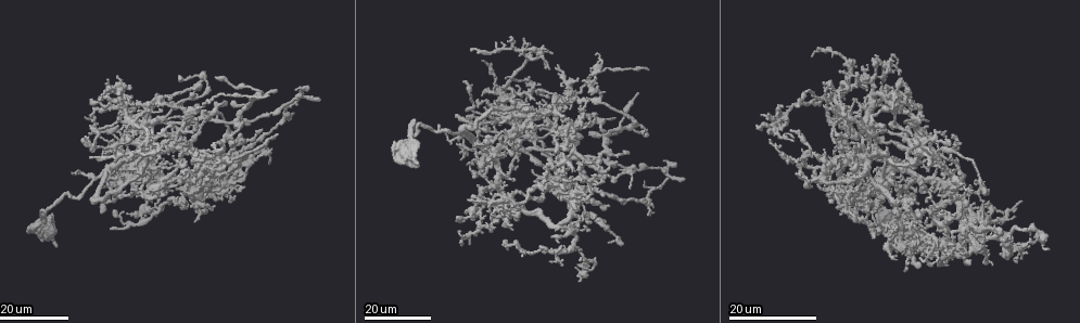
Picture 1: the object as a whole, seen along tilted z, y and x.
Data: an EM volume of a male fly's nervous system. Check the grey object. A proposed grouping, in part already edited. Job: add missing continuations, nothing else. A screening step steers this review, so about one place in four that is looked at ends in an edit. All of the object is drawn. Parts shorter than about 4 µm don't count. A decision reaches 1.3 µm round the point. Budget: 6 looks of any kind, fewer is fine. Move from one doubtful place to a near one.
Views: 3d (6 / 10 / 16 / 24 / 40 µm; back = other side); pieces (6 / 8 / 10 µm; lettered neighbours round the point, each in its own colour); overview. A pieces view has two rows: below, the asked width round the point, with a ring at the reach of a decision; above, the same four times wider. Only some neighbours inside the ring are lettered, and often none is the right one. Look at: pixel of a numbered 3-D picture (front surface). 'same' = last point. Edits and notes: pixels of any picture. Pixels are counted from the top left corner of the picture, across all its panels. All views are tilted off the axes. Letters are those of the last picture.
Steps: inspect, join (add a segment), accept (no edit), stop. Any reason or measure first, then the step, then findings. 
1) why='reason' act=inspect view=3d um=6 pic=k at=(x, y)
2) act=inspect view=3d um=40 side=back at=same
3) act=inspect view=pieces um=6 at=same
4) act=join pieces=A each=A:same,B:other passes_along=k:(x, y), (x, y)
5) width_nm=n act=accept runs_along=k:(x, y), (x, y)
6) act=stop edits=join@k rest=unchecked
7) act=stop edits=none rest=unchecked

why='branch stops here' act=inspect view=3d um=16 pic=1 at=(548, 98)

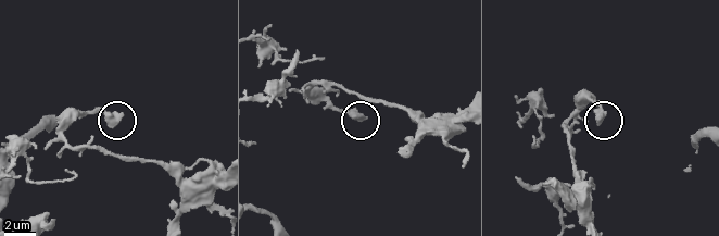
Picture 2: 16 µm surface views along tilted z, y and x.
act=inspect view=pieces um=10 pic=2 at=(361, 118)

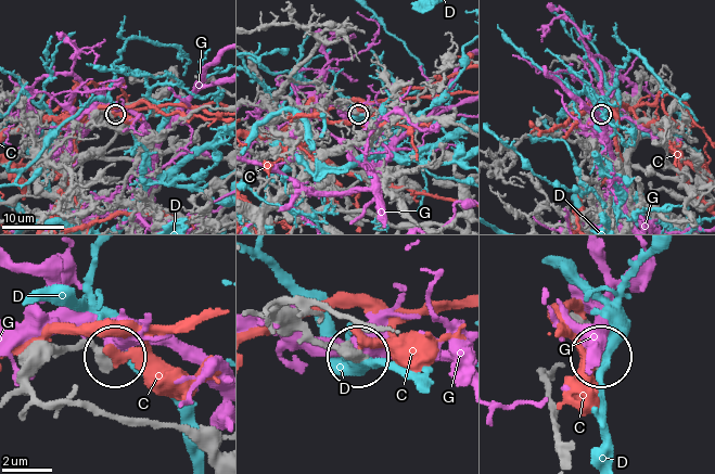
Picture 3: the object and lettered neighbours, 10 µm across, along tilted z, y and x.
width_nm=500 act=accept each=C:other,D:other,G:other found='none of them fits'

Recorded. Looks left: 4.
act=inspect view=3d um=16 pic=1 at=(122, 169)

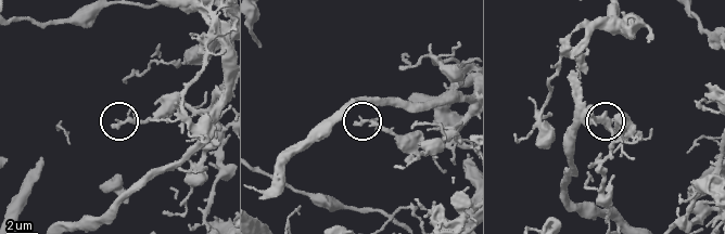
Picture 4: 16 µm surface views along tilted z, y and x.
act=inspect view=pieces um=6 pic=4 at=(111, 126)

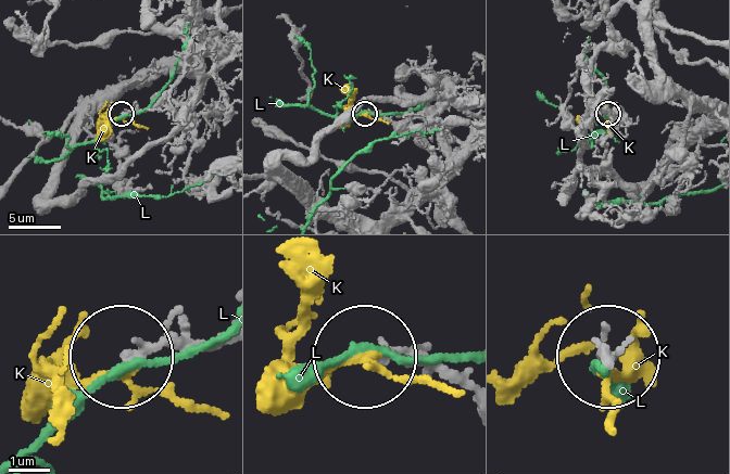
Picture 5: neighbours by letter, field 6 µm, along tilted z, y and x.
act=join pieces=K each=K:same,L:other found='the neuron continues'

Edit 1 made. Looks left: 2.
act=inspect view=3d um=16 pic=1 at=(486, 104)

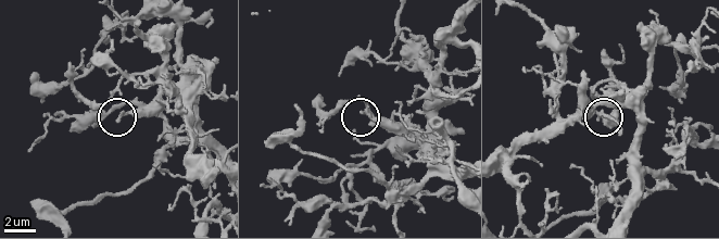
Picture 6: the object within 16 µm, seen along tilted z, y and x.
act=inspect view=pieces um=6 pic=6 at=(119, 120)

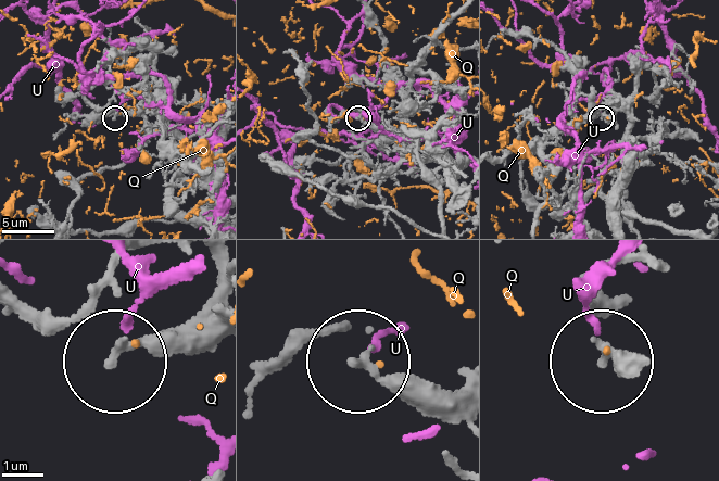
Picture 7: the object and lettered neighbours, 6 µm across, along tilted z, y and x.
width_nm=210 act=accept each=Q:other,U:other runs_along=7:(213, 293), (179, 327), (117, 353) found='no lettered segment goes on from it'

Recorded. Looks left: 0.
act=stop edits=join@5 rest=unchecked

